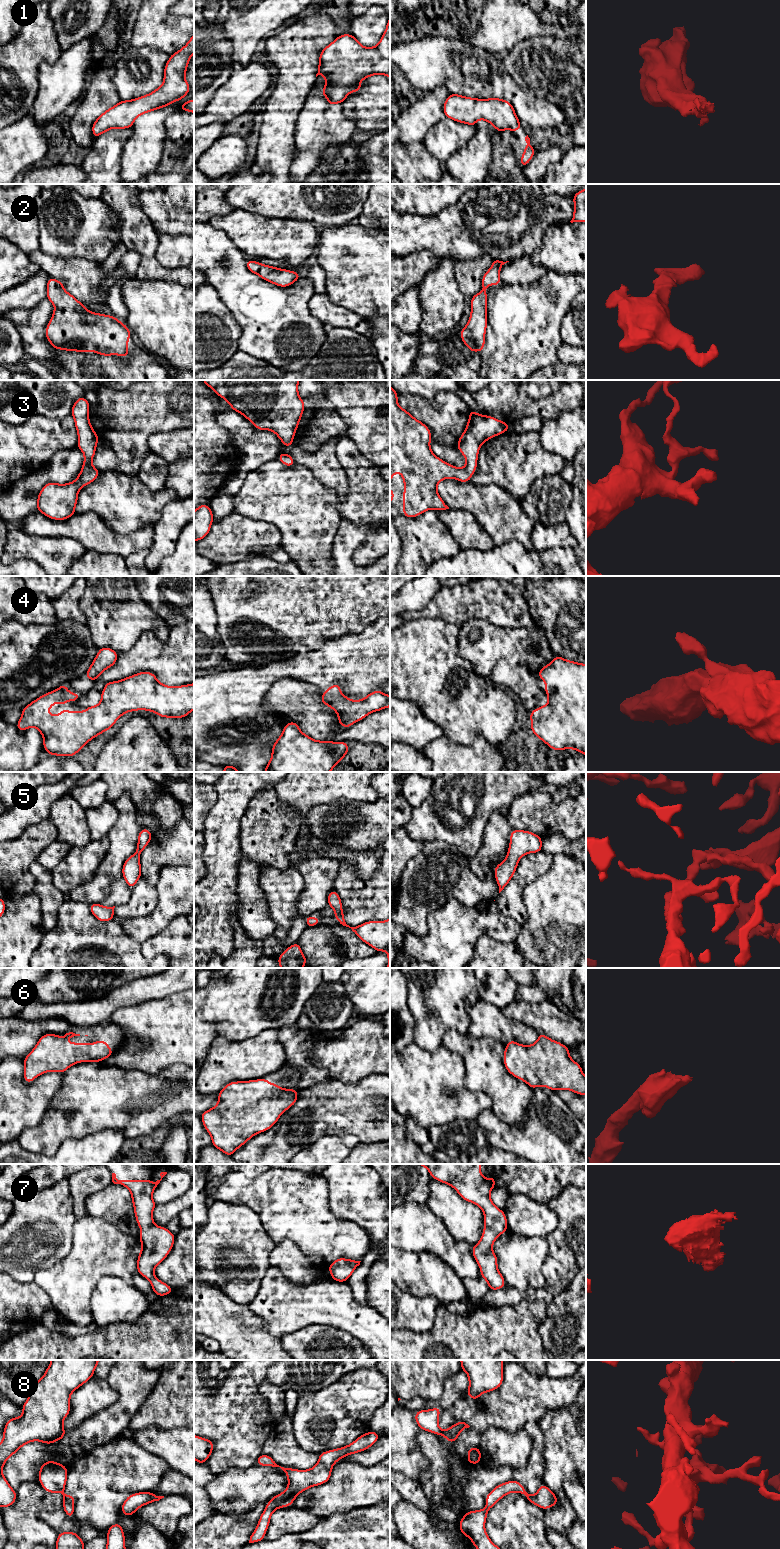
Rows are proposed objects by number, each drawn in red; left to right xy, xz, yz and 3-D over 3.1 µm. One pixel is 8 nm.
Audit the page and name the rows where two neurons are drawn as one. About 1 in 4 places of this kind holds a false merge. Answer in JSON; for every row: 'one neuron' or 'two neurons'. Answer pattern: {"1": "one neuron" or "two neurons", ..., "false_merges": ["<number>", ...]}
{"1": "one neuron", "2": "one neuron", "3": "one neuron", "4": "one neuron", "5": "one neuron", "6": "one neuron", "7": "one neuron", "8": "one neuron", "false_merges": []}

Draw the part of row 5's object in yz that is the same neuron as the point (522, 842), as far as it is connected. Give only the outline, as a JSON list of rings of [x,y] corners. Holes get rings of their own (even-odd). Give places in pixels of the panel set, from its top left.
[[[514,829],[510,834],[510,844],[506,859],[496,865],[494,873],[499,893],[514,876],[521,857],[528,853],[542,851],[542,838],[530,831]]]

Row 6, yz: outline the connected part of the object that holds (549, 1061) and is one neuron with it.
[[[543,1033],[539,1034],[538,1040],[533,1045],[521,1045],[510,1040],[505,1046],[503,1059],[507,1071],[526,1082],[532,1090],[542,1085],[553,1091],[564,1089],[578,1095],[586,1094],[586,1077],[582,1067],[569,1056],[569,1048]]]

